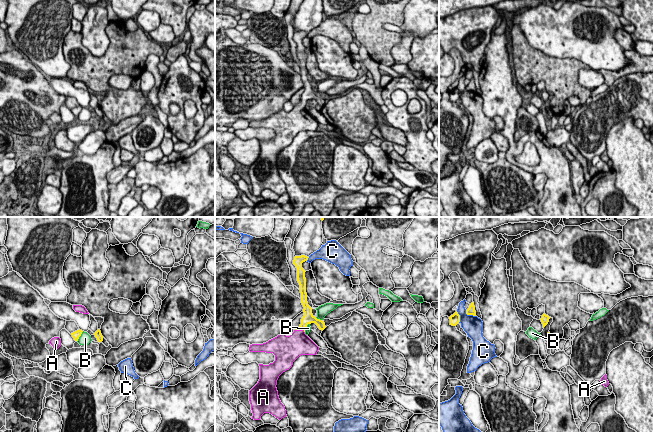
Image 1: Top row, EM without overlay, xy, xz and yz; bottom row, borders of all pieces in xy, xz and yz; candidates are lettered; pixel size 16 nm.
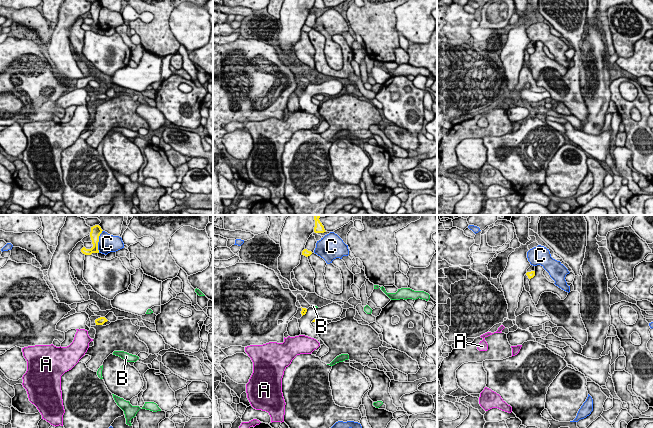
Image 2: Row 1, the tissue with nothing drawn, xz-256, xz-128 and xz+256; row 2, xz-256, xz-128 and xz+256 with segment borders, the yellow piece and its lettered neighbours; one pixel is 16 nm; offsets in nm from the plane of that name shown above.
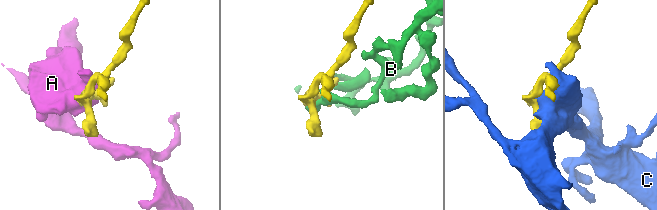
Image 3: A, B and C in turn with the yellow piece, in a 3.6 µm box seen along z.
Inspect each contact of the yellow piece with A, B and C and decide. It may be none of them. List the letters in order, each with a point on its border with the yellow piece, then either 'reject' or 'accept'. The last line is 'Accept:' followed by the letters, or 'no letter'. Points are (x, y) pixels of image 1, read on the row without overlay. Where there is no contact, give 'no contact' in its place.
A: contact xz (300, 105); accept
B: contact xy (80, 111); reject
C: contact yz (469, 90); reject
Accept: A

